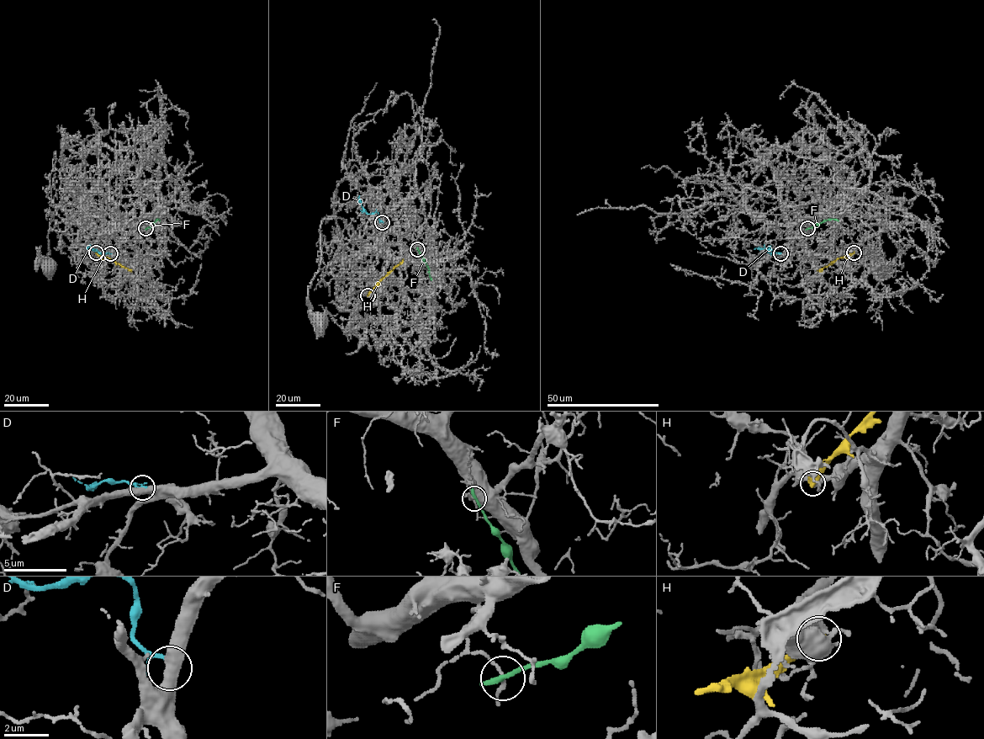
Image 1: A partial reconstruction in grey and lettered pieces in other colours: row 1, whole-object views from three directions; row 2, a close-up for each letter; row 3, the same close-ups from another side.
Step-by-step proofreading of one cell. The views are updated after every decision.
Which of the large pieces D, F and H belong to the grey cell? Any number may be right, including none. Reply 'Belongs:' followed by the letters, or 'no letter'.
Belongs: no letter

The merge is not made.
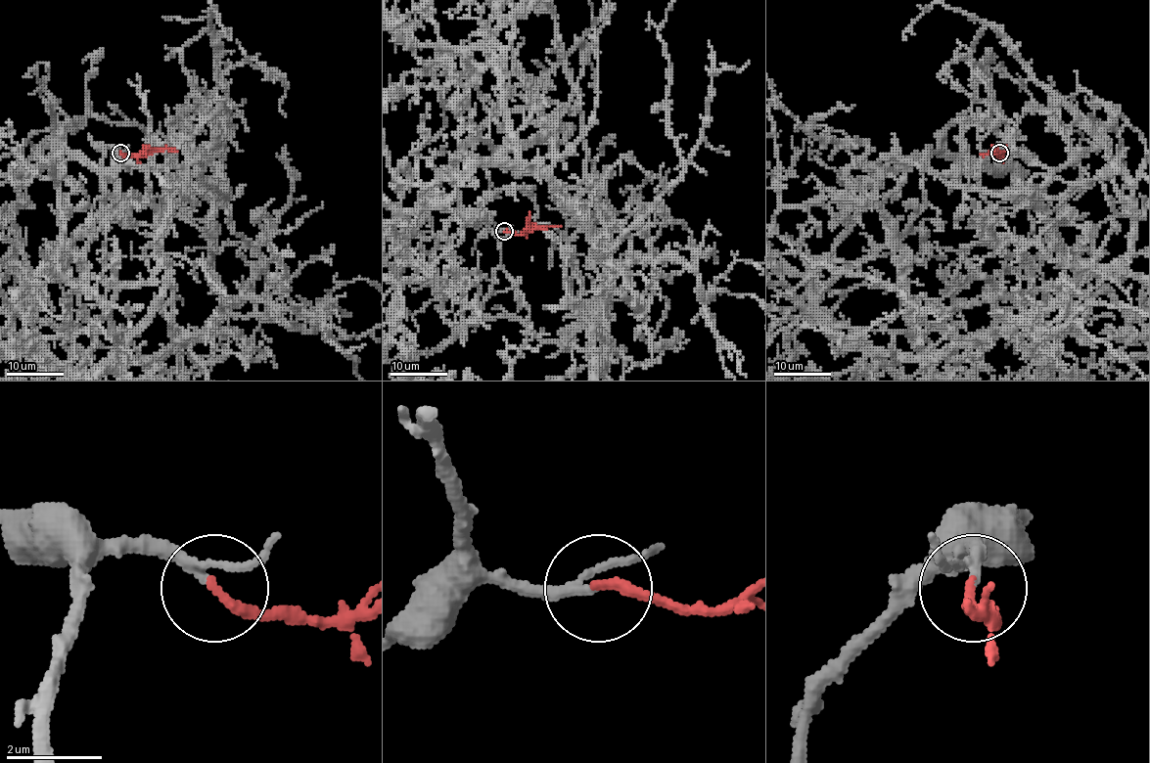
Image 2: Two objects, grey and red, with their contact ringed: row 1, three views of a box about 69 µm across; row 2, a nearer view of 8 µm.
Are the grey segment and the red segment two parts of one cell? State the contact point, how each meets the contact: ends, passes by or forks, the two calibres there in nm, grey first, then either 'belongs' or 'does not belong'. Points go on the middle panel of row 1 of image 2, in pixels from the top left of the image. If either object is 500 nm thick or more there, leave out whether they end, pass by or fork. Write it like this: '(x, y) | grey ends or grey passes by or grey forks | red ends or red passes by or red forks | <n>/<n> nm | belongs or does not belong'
(504, 231) | grey passes by | red ends | 150/240 nm | belongs

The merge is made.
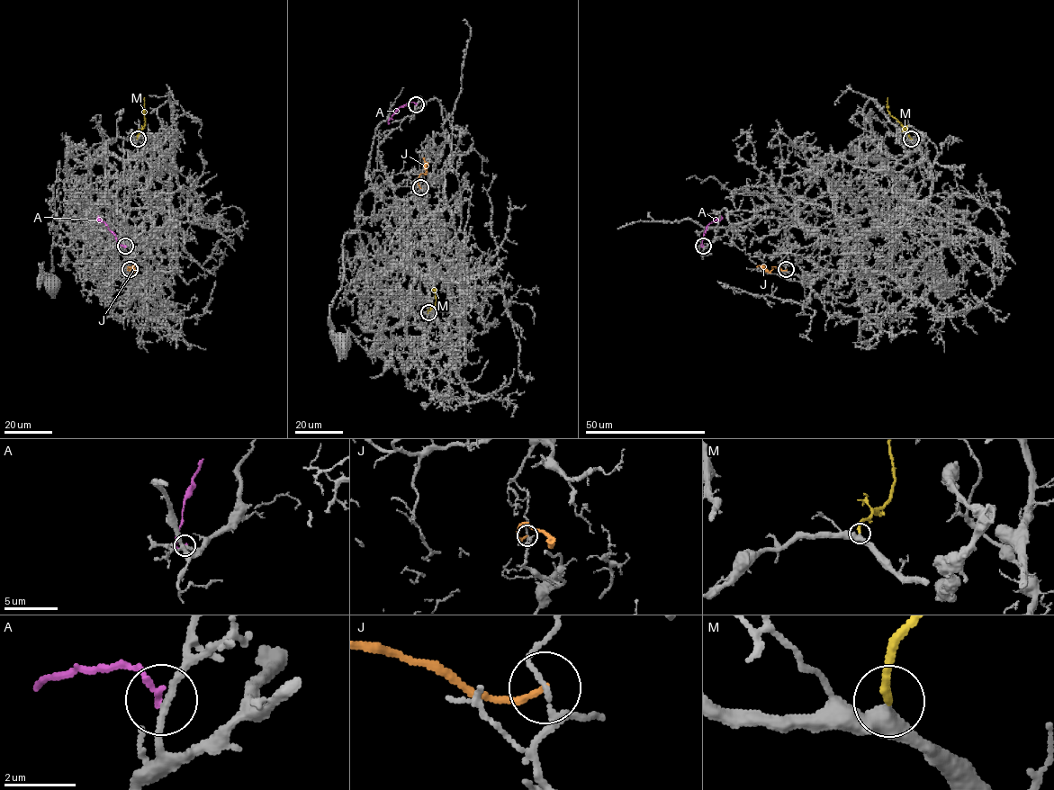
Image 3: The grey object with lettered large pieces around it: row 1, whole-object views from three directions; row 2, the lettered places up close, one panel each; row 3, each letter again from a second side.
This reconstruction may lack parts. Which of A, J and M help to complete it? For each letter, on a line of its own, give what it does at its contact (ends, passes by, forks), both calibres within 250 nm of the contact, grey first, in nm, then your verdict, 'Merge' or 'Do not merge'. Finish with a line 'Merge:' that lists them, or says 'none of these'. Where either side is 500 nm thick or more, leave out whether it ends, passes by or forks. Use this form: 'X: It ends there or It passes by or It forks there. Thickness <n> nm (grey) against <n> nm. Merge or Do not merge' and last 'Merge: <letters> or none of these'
A: It ends there. Thickness 180 nm (grey) against 180 nm. Do not merge
J: It ends there. Thickness 100 nm (grey) against 150 nm. Do not merge
M: It ends there. Thickness 400 nm (grey) against 240 nm. Merge
Merge: M

